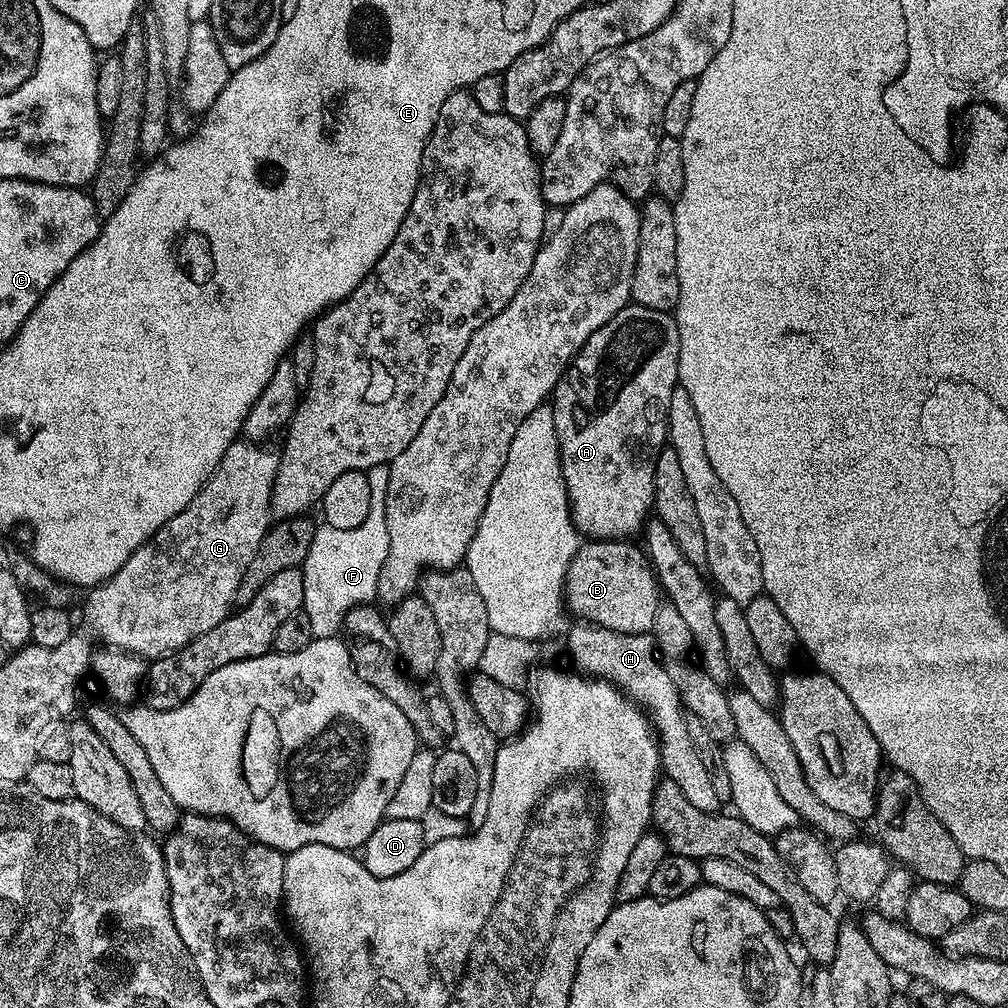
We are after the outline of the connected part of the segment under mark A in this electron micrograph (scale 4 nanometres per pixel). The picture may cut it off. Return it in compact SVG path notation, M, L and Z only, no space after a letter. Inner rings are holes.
M632 302L618 310L606 326L590 334L564 377L556 383L550 407L558 430L560 461L572 506L572 522L585 537L623 540L645 527L654 508L654 466L668 438L670 398L680 379L679 357L680 335L675 315Z

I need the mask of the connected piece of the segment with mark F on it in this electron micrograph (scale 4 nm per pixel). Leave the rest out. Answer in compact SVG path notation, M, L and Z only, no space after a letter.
M379 464L367 469L370 485L370 508L368 516L359 527L339 529L328 524L317 525L310 550L302 565L304 573L304 606L306 618L310 618L313 637L336 636L343 629L346 614L354 606L376 600L378 574L390 546L386 529L384 506L389 485L389 468Z

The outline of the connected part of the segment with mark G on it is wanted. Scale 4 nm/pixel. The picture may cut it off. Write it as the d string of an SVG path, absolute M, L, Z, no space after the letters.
M237 439L222 454L212 476L200 487L190 506L159 528L110 579L87 593L92 628L108 643L105 645L109 649L131 652L151 662L177 652L194 638L206 634L206 630L214 630L218 622L230 615L238 582L242 582L246 566L258 554L258 546L270 527L272 487L278 474L280 452L263 447L266 446L260 442Z

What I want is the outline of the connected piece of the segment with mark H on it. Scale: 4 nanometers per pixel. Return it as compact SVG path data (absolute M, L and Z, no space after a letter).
M591 622L573 623L566 633L566 639L568 652L577 664L575 667L583 675L615 684L625 696L635 700L646 710L658 737L660 760L667 779L674 781L678 790L682 790L682 794L686 794L687 800L698 806L698 810L720 812L722 798L712 781L713 773L708 772L695 742L692 741L692 732L688 729L689 717L681 705L680 692L668 669L658 659L655 639L647 632L626 634Z

